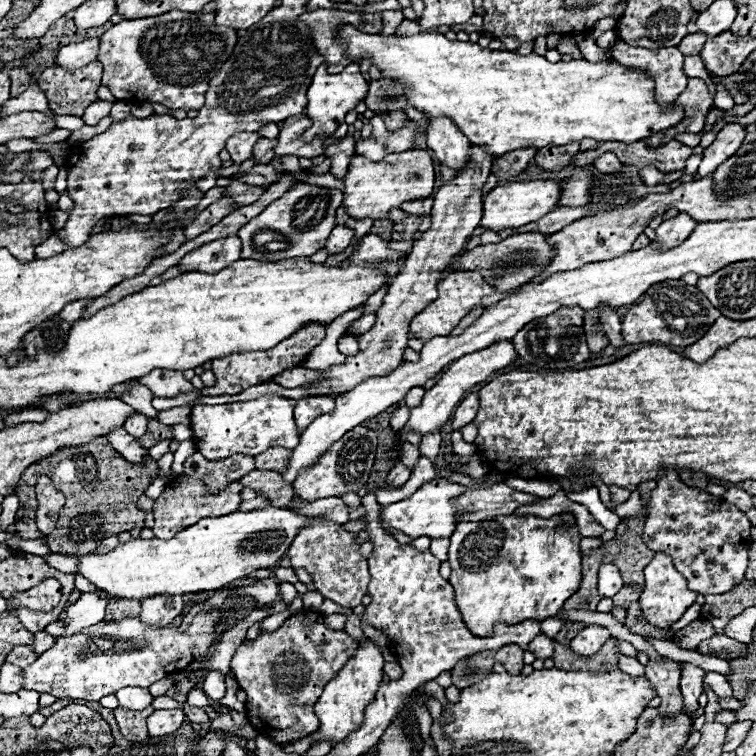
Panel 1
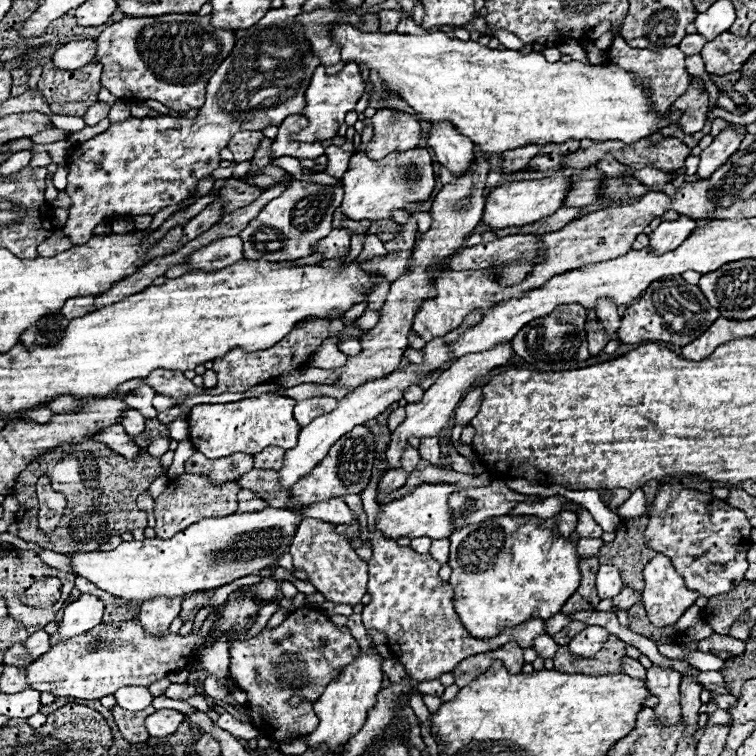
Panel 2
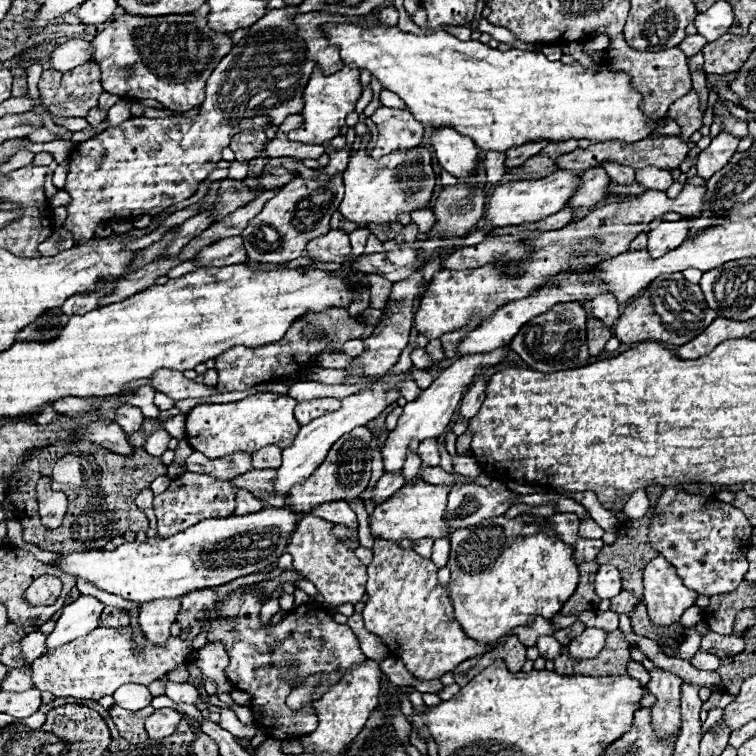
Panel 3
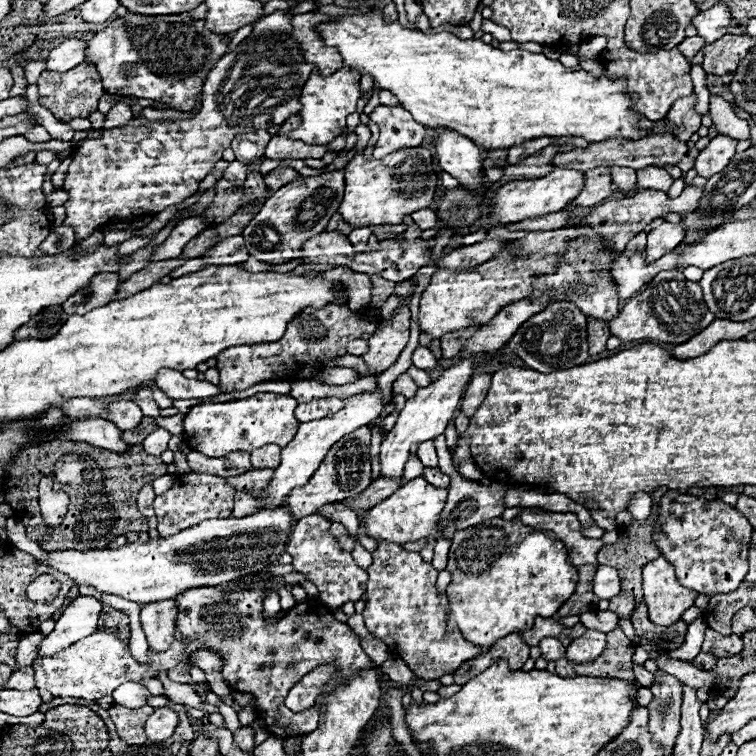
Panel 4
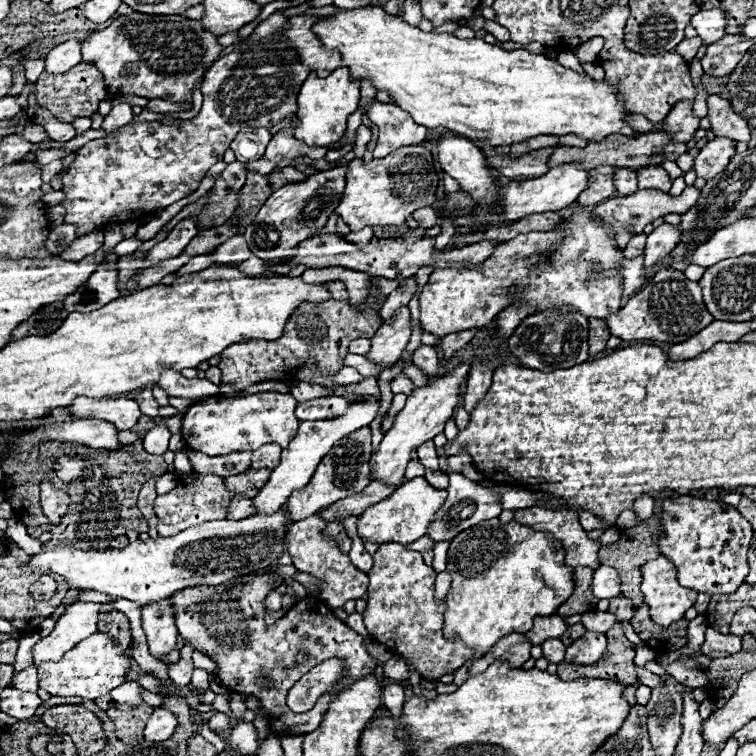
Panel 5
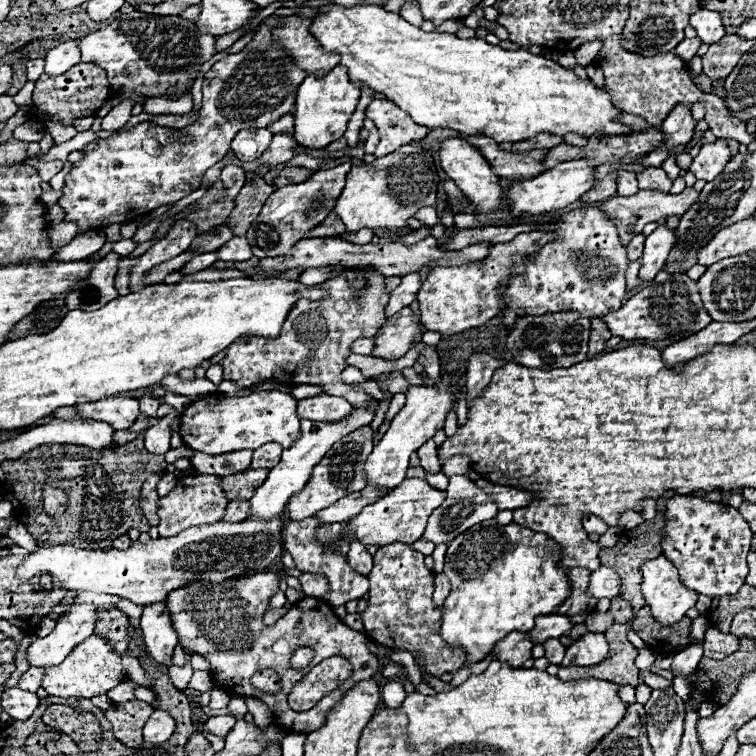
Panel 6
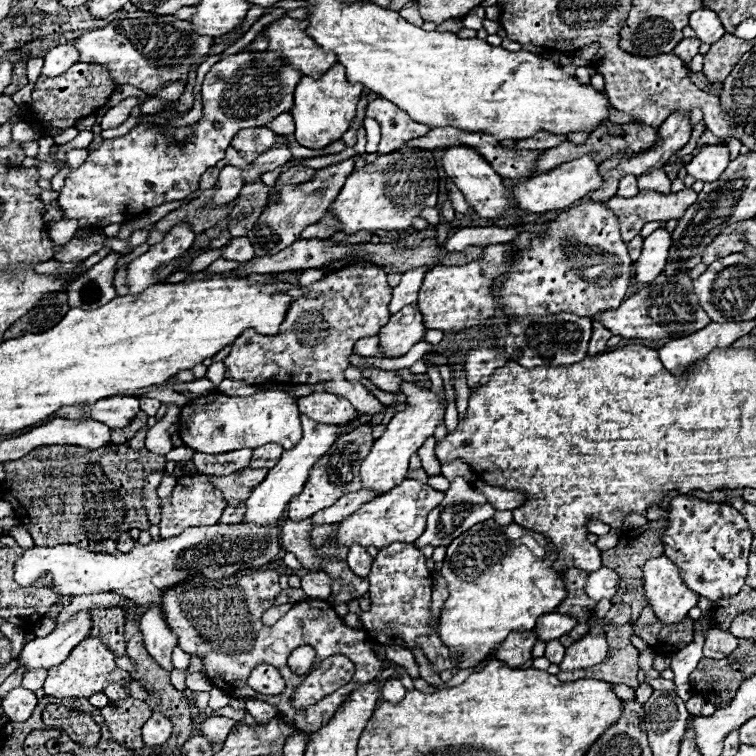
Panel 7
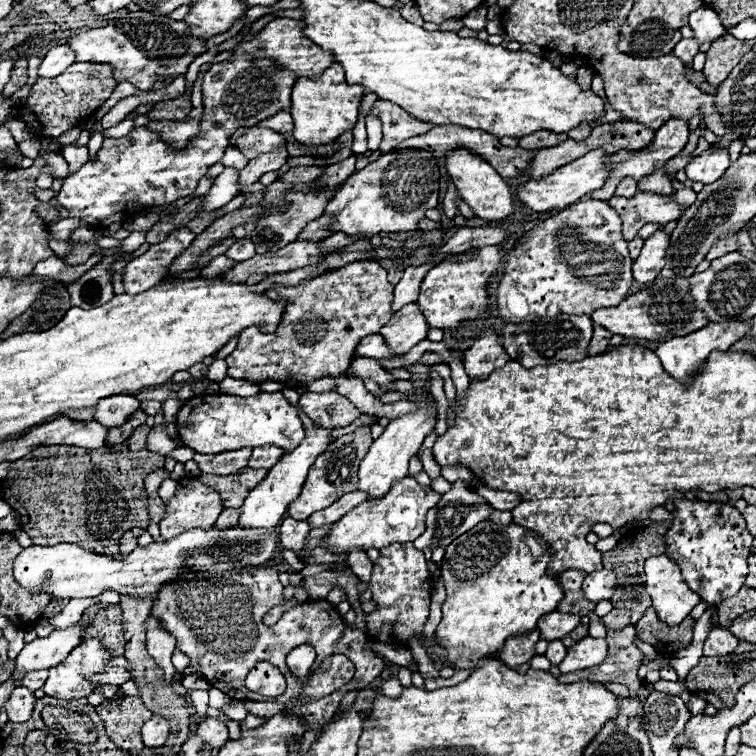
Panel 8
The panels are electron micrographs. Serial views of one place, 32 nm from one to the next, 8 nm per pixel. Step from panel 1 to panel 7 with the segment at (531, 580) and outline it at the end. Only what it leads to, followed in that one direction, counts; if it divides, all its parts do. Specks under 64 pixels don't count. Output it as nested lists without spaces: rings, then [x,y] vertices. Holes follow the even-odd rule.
[[[486,520],[452,540],[442,566],[450,596],[442,606],[438,636],[450,652],[462,654],[460,668],[474,668],[490,656],[510,632],[534,630],[538,616],[554,612],[566,598],[562,572],[552,568],[554,560],[556,548],[550,540],[514,522],[500,526],[494,520]],[[526,536],[538,546],[544,546],[546,554],[536,556],[530,546],[524,544]]]

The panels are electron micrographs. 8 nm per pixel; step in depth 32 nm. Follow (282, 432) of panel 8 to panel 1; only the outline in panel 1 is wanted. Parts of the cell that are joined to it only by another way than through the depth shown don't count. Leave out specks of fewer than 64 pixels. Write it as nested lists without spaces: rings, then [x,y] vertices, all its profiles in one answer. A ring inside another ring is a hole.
[[[260,396],[256,400],[234,402],[234,404],[196,404],[192,406],[192,430],[196,450],[206,456],[206,460],[220,460],[222,456],[234,456],[234,452],[242,452],[246,456],[258,456],[266,452],[266,448],[282,446],[296,448],[298,432],[292,418],[296,400],[282,396]]]

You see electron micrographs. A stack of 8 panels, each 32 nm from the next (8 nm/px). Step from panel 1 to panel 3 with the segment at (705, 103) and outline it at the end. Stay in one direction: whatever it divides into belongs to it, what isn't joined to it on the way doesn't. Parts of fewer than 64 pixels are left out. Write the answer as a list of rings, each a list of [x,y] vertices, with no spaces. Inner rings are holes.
[[[692,88],[682,102],[674,102],[668,110],[668,116],[674,118],[680,124],[682,130],[682,140],[690,138],[694,132],[698,132],[702,128],[702,118],[704,118],[704,110],[700,110],[700,96],[698,92]]]

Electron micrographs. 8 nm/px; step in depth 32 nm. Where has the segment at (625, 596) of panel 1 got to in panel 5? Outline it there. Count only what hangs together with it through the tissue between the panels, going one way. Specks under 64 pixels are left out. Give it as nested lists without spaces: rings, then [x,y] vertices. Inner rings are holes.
[[[618,596],[618,598],[610,600],[610,608],[608,610],[616,614],[618,622],[622,622],[622,620],[630,620],[632,618],[634,604],[632,604],[632,600],[626,600],[624,596]]]

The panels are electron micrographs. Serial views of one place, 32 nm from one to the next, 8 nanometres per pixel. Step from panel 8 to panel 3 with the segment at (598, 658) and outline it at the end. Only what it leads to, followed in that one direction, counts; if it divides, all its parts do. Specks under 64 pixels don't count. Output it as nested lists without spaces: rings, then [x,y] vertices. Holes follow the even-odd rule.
[[[586,628],[578,638],[568,644],[568,652],[578,660],[594,658],[604,648],[606,636],[608,632],[602,632],[602,628]]]

